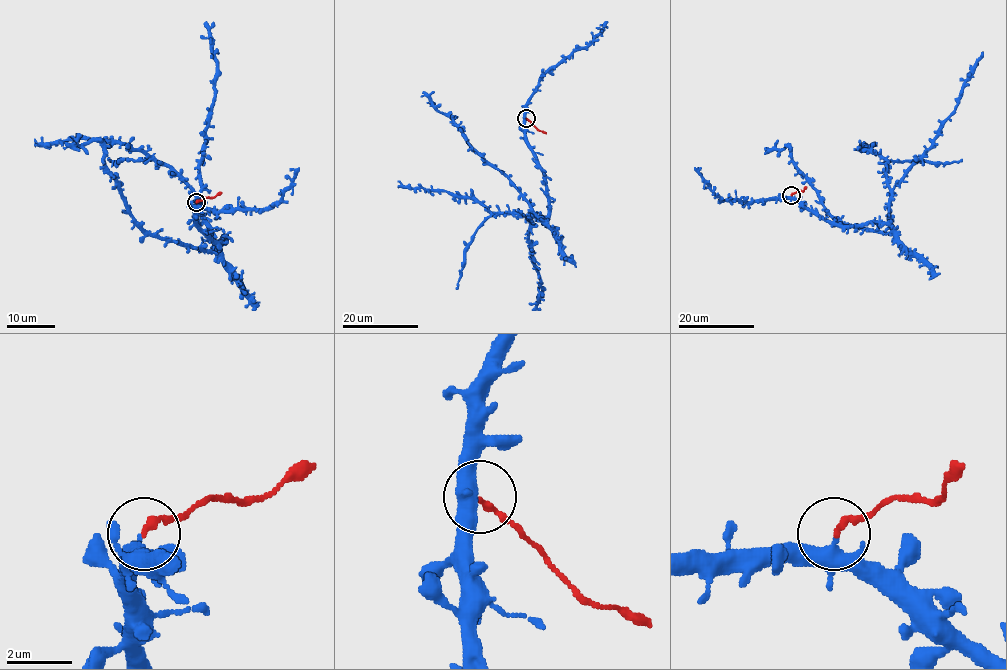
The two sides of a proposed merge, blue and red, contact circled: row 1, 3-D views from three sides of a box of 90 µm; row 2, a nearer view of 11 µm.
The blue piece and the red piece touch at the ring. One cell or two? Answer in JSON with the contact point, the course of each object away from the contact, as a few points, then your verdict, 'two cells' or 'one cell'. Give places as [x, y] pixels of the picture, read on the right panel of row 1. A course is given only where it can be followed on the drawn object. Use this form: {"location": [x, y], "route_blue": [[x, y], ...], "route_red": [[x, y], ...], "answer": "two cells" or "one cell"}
{"location": [791, 195], "route_blue": [[791, 195], [841, 225], [887, 223], [891, 232], [837, 221], [791, 150], [786, 146], [769, 152]], "route_red": [[791, 195], [806, 186]], "answer": "two cells"}

